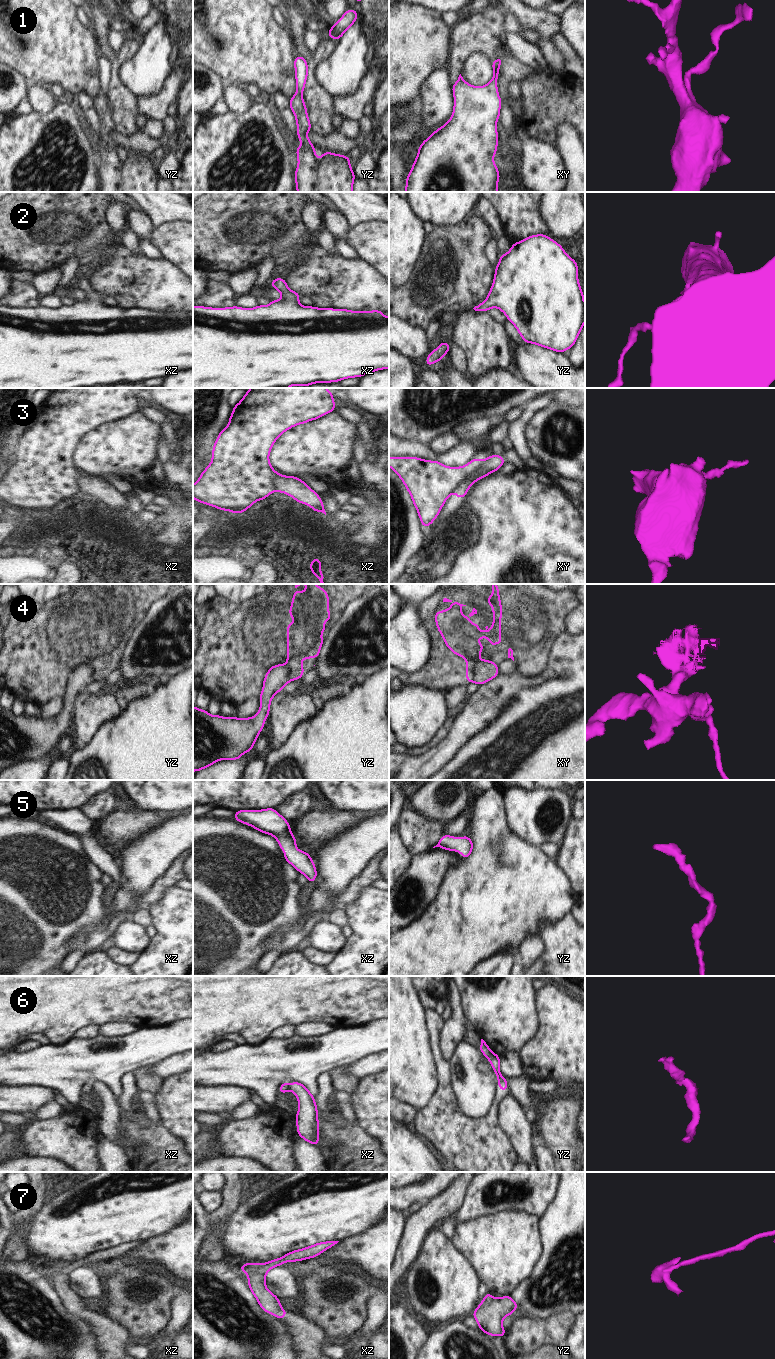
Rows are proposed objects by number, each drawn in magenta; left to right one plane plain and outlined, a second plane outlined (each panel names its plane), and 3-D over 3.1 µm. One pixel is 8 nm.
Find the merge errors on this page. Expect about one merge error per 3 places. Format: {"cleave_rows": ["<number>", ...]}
{"cleave_rows": ["3", "4", "6", "7"]}

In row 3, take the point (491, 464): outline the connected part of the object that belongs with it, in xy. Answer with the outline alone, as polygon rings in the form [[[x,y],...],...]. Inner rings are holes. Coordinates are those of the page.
[[[490,455],[488,458],[483,460],[480,466],[473,471],[469,478],[456,489],[455,496],[460,499],[466,497],[468,489],[474,482],[498,471],[504,463],[505,460],[502,455]]]

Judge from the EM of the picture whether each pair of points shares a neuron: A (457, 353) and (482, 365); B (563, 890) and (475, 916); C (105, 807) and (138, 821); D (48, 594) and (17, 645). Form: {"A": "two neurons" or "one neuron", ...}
{"A": "two neurons", "B": "one neuron", "C": "two neurons", "D": "two neurons"}

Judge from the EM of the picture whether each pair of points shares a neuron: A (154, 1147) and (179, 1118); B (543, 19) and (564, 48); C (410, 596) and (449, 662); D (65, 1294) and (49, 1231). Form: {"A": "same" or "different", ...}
{"A": "different", "B": "different", "C": "different", "D": "different"}

